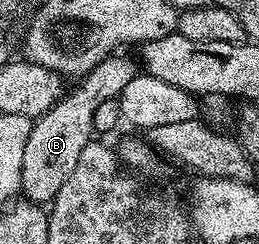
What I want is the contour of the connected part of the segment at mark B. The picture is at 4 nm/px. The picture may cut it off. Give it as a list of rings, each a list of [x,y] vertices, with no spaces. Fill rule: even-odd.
[[[123,53],[106,55],[100,63],[74,84],[63,98],[51,107],[44,115],[31,124],[29,141],[25,141],[25,157],[21,157],[21,191],[32,203],[50,204],[57,197],[61,185],[73,173],[77,160],[81,158],[81,149],[93,142],[96,134],[93,125],[93,112],[101,106],[101,101],[118,99],[119,94],[133,81],[137,73],[134,58]]]

